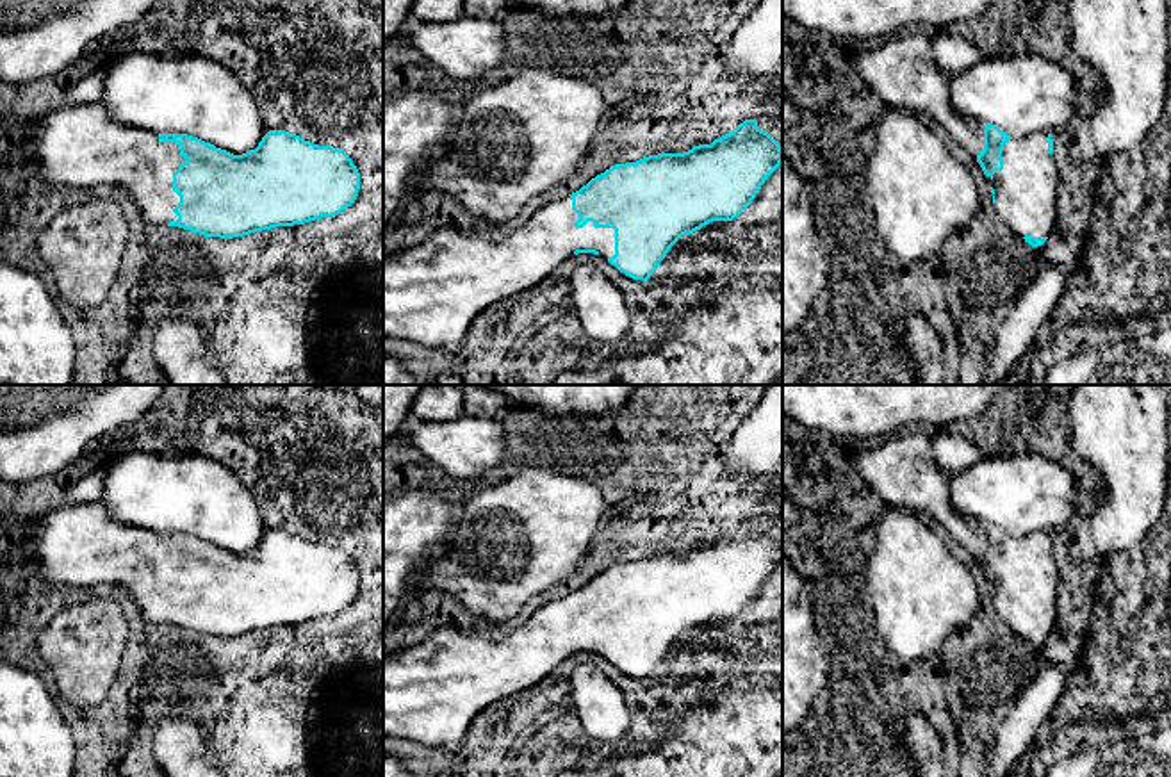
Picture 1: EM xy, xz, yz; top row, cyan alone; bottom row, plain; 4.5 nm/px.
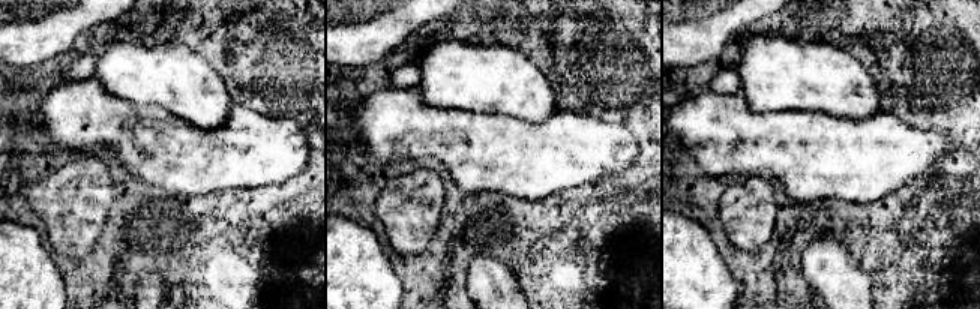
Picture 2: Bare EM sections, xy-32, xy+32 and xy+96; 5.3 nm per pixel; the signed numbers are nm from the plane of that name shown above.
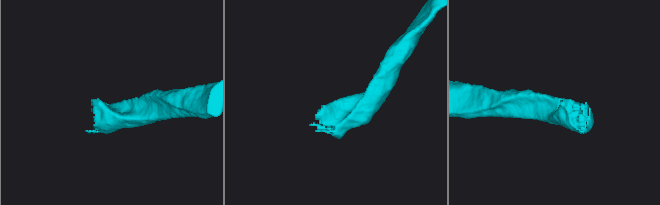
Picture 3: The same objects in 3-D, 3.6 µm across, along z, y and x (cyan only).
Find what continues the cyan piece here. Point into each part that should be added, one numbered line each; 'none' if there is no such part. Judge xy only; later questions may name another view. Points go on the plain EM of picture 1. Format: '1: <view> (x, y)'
1: xy (75, 546)

